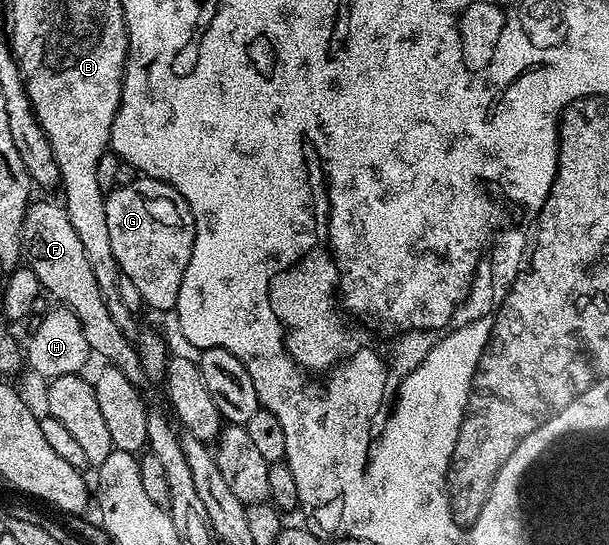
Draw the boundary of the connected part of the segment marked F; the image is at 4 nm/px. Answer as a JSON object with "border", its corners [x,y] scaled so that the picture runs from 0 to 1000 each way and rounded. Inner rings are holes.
{"border":[[[79,367],[53,371],[36,407],[34,459],[38,483],[62,510],[67,530],[74,538],[85,536],[87,552],[117,569],[135,591],[135,613],[141,613],[141,628],[153,648],[172,653],[176,666],[190,673],[232,716],[245,710],[243,688],[230,670],[230,648],[225,633],[194,606],[187,583],[181,583],[181,569],[174,569],[174,554],[167,547],[167,532],[161,532],[161,516],[154,510],[154,495],[141,473],[141,459],[135,459],[135,444],[128,429],[122,429],[122,415],[115,415],[115,400],[97,372],[84,374]]]}

